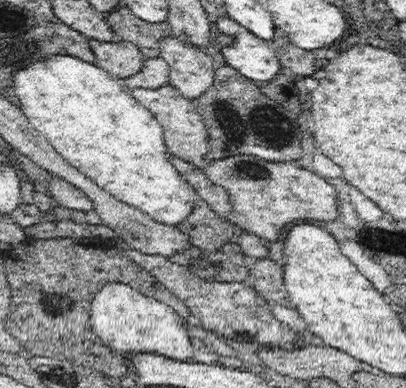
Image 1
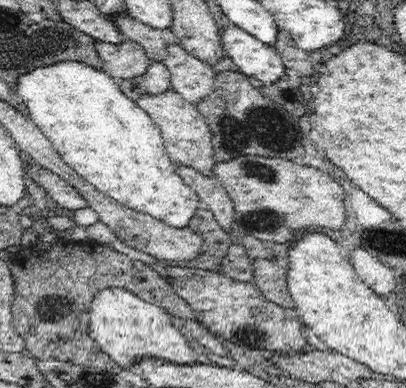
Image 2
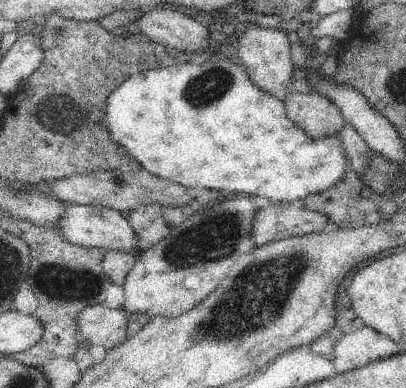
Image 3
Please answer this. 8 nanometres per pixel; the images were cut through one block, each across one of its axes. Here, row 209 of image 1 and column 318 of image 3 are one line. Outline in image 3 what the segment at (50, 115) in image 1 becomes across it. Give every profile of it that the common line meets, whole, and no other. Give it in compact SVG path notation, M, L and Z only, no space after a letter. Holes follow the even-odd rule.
M217 56L217 58L211 58L207 62L199 62L199 58L195 58L191 62L179 62L179 64L173 64L173 66L167 66L167 68L159 68L159 70L155 68L155 70L145 70L145 72L133 74L113 90L113 94L109 96L109 106L107 106L105 114L107 114L105 116L107 132L111 134L111 138L115 142L119 142L119 146L123 146L123 150L129 150L133 154L133 158L139 162L141 168L151 170L159 178L167 178L167 182L175 182L179 186L193 188L193 190L203 190L205 188L205 190L215 190L215 192L245 192L245 194L257 196L261 202L271 200L271 202L289 202L289 204L293 204L297 200L299 202L305 200L307 196L319 194L319 192L323 192L331 186L337 186L339 180L343 180L347 174L351 174L351 170L349 170L351 160L347 158L347 152L341 146L339 132L331 134L331 136L321 134L319 138L307 136L307 132L303 128L299 128L295 122L291 122L291 118L287 116L285 100L281 100L275 94L255 86L251 82L251 78L247 78L243 74L241 66L237 66L235 62L231 62L225 56Z

